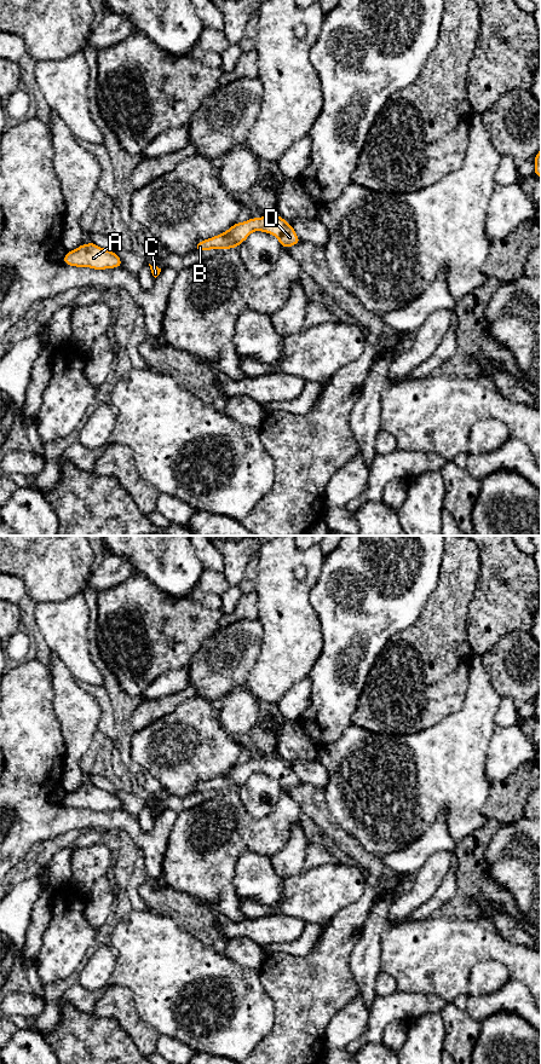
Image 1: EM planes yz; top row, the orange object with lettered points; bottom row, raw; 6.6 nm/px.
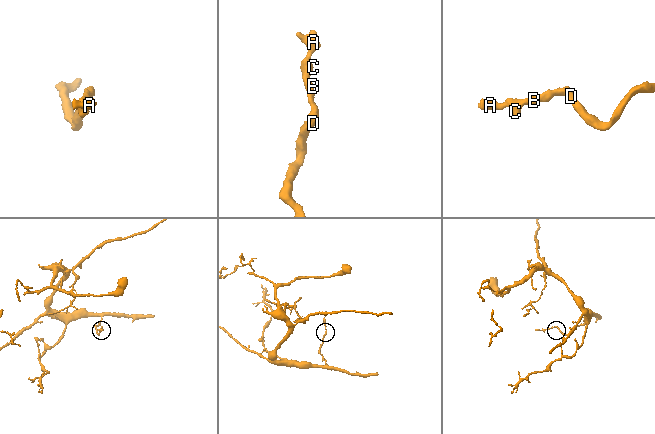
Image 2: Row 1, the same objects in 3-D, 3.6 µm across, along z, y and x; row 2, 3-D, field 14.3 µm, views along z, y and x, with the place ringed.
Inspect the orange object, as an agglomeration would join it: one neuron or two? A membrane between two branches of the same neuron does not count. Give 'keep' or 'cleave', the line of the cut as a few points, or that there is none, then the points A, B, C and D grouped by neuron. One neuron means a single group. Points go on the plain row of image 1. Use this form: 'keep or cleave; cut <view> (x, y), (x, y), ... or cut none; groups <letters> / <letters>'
keep; cut none; groups A B C D

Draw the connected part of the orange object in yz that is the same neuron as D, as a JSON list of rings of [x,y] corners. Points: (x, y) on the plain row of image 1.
[[[272,754],[263,759],[248,761],[244,764],[236,764],[225,774],[209,781],[200,782],[195,787],[195,793],[237,790],[253,773],[274,776],[283,791],[301,783],[293,768],[280,757]]]

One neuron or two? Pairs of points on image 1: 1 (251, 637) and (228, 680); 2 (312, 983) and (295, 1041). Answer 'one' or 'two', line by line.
1: one
2: one

